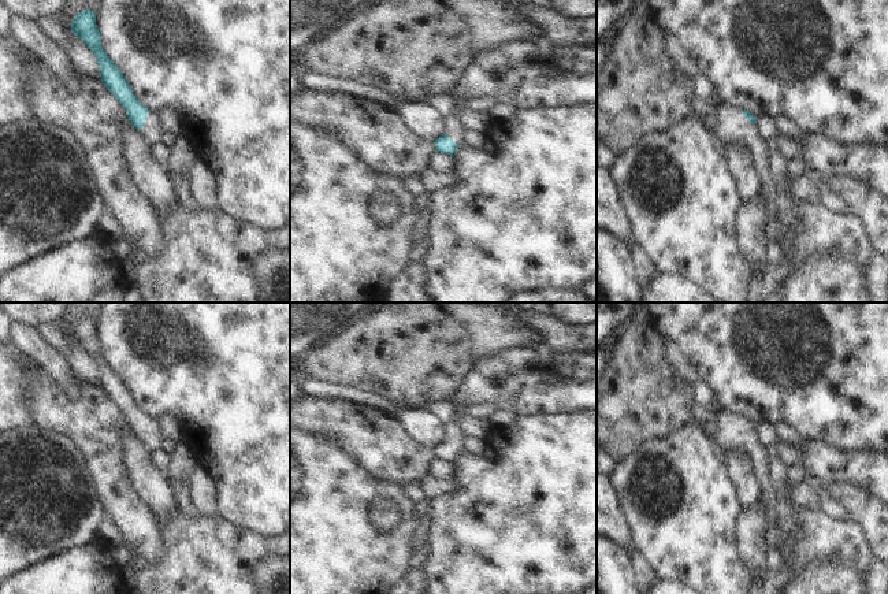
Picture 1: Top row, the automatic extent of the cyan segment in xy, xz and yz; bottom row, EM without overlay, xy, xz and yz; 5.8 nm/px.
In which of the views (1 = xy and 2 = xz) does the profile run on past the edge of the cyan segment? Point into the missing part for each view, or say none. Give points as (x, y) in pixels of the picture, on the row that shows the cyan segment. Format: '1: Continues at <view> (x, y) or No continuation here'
1: Continues at xy (151, 130)
2: Continues at xz (454, 132).

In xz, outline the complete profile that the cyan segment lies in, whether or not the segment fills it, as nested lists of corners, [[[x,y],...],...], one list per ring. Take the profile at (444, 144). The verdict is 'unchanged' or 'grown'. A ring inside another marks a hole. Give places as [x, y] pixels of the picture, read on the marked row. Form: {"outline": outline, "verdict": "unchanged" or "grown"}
{"outline": [[[449,115],[443,118],[446,131],[434,141],[435,151],[453,156],[453,153],[464,144],[464,130],[457,119],[457,115]]], "verdict": "grown"}

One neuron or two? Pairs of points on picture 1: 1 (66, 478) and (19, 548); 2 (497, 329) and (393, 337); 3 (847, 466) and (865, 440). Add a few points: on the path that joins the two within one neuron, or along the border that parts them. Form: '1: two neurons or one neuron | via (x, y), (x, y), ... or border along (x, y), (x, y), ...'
1: one neuron | via (48, 496), (19, 524), (19, 530)
2: one neuron | via (471, 329), (437, 329), (427, 338), (419, 338)
3: two neurons | border along (827, 442), (838, 448), (873, 452)

